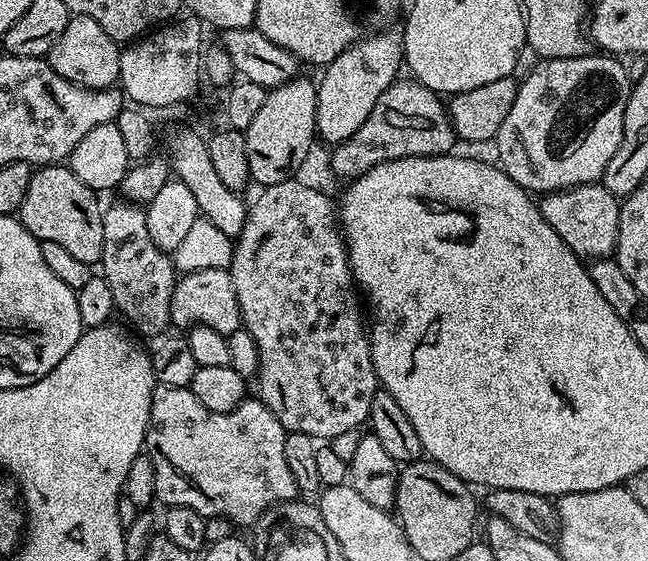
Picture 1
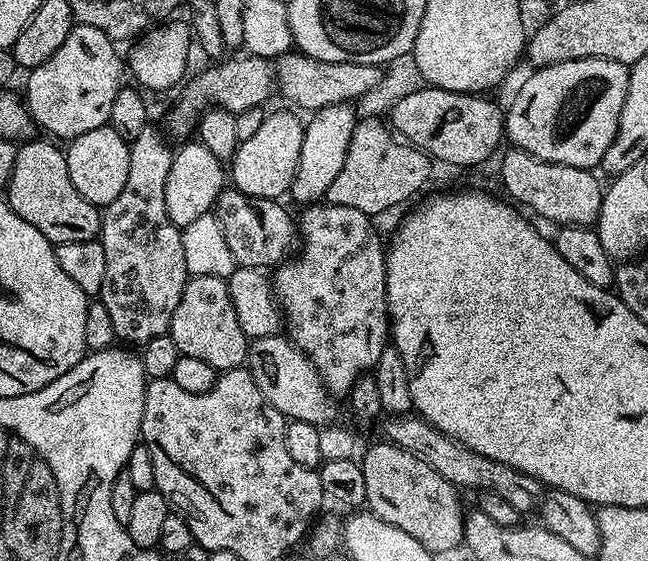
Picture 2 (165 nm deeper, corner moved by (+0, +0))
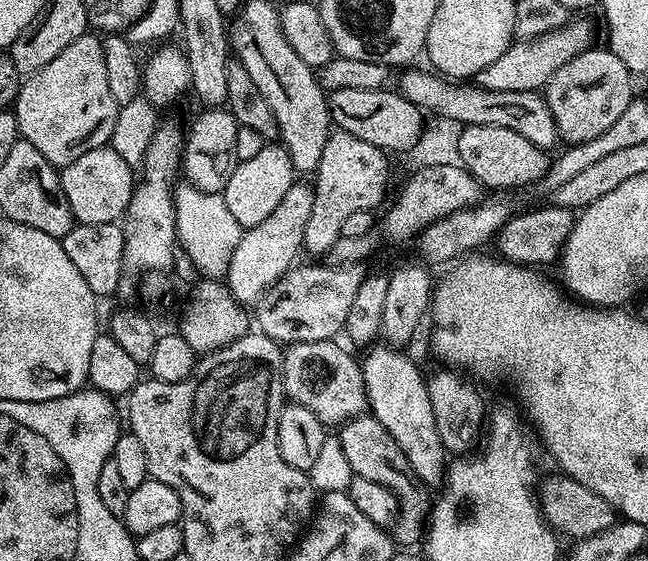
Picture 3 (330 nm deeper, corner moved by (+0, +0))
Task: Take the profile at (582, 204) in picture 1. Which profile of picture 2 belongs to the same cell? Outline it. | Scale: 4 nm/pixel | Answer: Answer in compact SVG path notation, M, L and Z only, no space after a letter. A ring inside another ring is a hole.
M509 147L507 151L499 160L501 159L500 184L508 191L509 201L515 202L524 210L533 208L542 219L549 220L555 226L577 224L587 228L595 225L604 201L604 188L596 181L595 171L578 166L547 164L520 148Z

